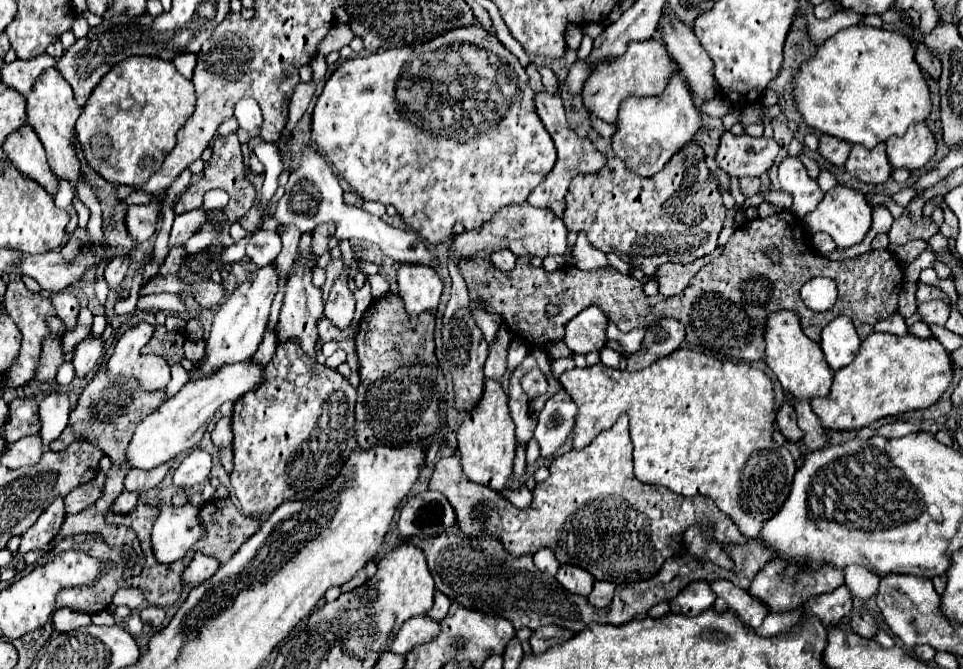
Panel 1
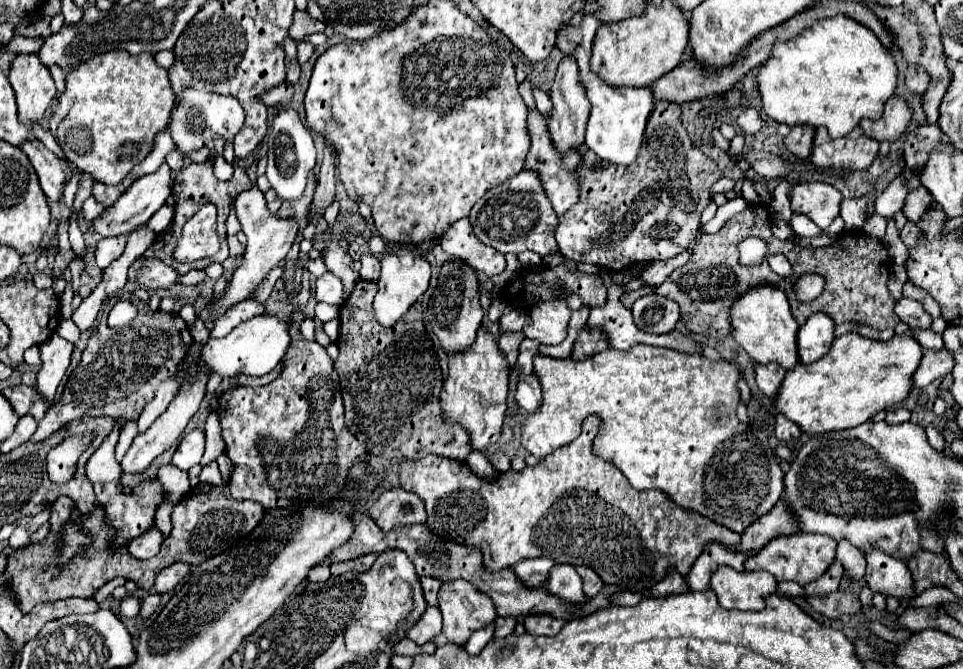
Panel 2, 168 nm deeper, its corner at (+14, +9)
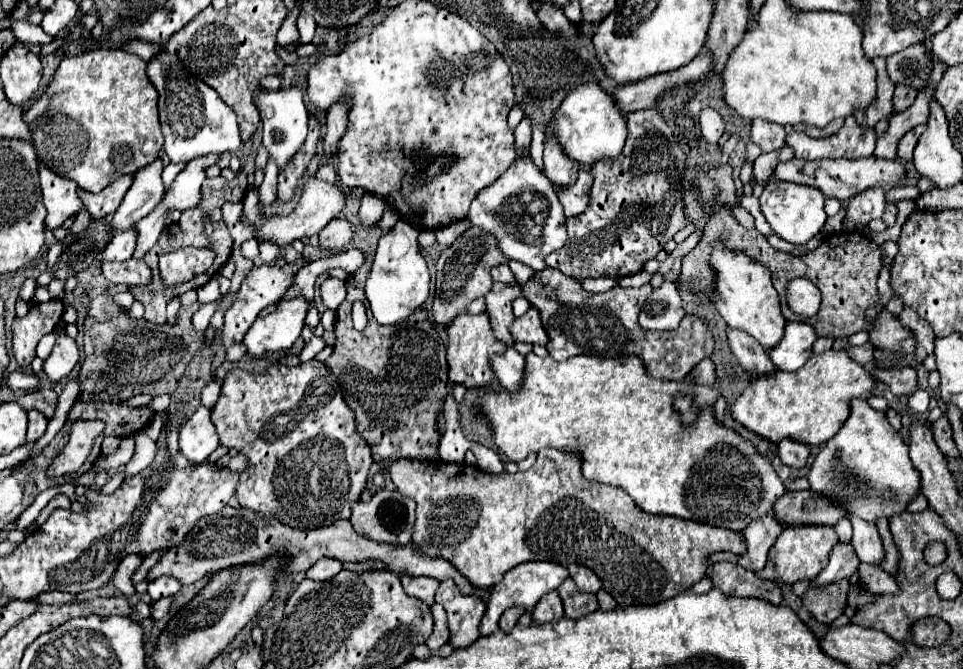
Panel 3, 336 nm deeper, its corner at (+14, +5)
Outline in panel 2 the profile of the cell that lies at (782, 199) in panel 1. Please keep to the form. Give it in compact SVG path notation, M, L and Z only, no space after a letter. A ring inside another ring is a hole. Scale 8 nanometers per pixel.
M658 101L646 127L646 141L634 165L610 165L608 161L602 161L596 153L590 153L590 149L582 155L582 163L576 169L576 179L580 187L578 203L558 219L558 249L564 257L572 261L600 265L608 271L622 271L636 265L638 261L670 259L684 251L696 239L702 215L702 211L696 209L704 209L710 203L710 187L720 177L722 169L718 167L718 163L706 157L698 147L694 147L686 129L682 127L680 105L672 101Z

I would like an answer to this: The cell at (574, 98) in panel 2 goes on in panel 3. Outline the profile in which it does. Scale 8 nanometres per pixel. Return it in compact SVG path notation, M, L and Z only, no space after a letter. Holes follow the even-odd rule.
M554 139L546 141L546 149L544 149L544 175L550 179L550 183L554 187L568 187L574 185L574 179L578 177L578 165L574 161L570 161L562 149L556 145Z

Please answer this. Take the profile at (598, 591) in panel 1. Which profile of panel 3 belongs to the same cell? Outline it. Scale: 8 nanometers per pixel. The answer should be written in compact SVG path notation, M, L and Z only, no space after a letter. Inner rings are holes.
M568 565L568 571L570 571L570 577L574 579L576 587L582 591L582 593L596 593L600 587L602 587L602 581L596 577L596 573L592 569L586 569L584 565Z

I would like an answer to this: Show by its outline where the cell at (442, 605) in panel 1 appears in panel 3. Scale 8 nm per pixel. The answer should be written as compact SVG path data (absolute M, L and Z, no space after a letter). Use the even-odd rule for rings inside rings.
M400 575L402 587L410 597L416 597L428 605L434 605L434 593L438 589L438 581L432 577L410 577L410 575Z

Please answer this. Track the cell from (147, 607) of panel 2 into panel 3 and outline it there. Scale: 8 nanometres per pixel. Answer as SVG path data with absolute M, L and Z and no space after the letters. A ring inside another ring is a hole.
M164 597L164 599L158 599L156 603L152 603L152 619L162 619L168 613L172 601L174 601L172 597Z

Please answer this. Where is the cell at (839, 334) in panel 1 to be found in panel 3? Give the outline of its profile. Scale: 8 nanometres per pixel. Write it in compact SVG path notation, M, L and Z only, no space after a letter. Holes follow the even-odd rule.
M788 321L782 341L774 345L774 349L766 349L766 355L772 359L776 369L796 371L812 355L814 341L816 341L816 333L808 323Z

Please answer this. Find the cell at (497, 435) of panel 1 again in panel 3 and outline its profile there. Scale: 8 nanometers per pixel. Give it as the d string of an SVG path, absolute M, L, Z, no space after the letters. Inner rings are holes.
M462 313L462 317L456 317L448 327L448 377L454 383L464 383L468 389L478 389L478 387L486 387L490 381L494 381L494 371L488 365L490 355L494 353L502 353L506 349L506 345L502 345L502 341L498 341L490 329L490 321L486 317L486 313L480 315L470 315L470 313Z

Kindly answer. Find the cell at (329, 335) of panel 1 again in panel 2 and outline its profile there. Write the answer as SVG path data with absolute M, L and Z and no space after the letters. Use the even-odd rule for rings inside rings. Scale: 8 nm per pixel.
M296 311L289 319L291 343L282 359L280 375L266 387L234 387L220 395L218 417L222 423L222 439L226 443L226 455L230 457L234 471L228 481L230 497L236 501L258 501L268 507L288 507L292 501L320 503L334 499L346 483L346 475L352 463L366 455L366 447L348 433L344 425L344 407L340 397L340 381L334 371L334 361L326 349L316 341L306 341L297 326L304 314Z

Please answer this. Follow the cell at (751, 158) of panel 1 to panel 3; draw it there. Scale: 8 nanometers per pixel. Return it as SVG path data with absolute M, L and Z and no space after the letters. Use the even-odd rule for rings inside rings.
M866 157L866 159L820 159L820 161L804 161L804 159L790 159L786 163L778 163L774 171L776 181L792 181L800 185L816 187L824 193L824 197L832 197L838 201L852 199L860 191L876 185L896 185L906 177L906 169L900 161L880 159L880 157Z

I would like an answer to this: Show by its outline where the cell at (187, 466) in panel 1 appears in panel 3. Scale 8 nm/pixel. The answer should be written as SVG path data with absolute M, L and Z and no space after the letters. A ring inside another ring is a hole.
M198 407L198 411L180 427L180 451L188 461L202 463L218 445L218 433L210 421L210 409Z

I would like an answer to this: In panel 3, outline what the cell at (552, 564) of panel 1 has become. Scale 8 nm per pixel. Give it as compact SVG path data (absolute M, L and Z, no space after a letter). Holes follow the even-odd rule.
M528 561L522 565L516 565L514 569L510 569L504 579L494 585L490 589L490 597L486 601L486 613L482 617L480 623L480 633L482 635L492 635L498 629L498 619L500 615L508 609L508 607L524 607L524 609L532 609L542 595L546 595L552 589L558 589L558 585L568 577L568 569L564 565L554 565L554 561Z

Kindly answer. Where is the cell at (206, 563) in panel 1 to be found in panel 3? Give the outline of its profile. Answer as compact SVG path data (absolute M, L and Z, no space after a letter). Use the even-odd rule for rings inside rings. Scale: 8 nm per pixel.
M158 577L154 581L148 583L148 595L152 597L152 601L158 601L162 597L172 597L180 591L180 583L174 577Z

